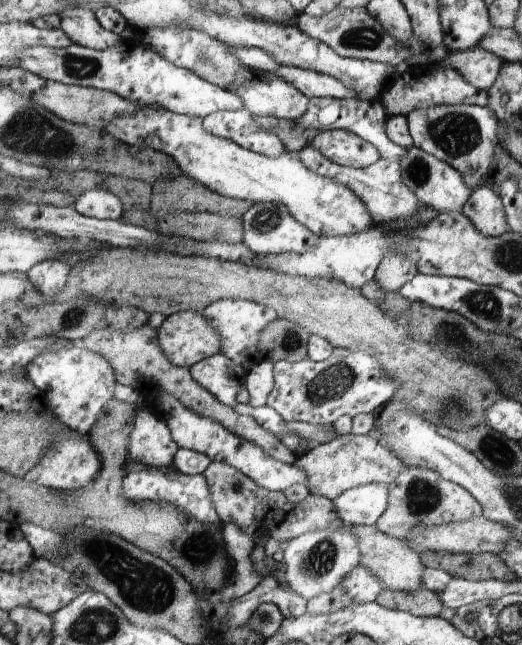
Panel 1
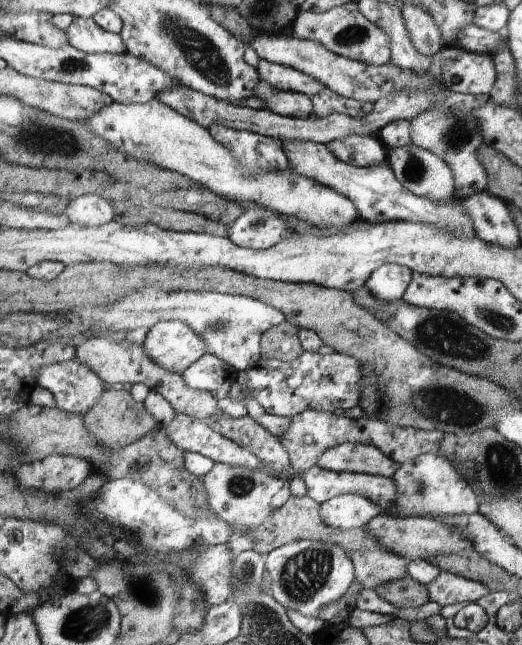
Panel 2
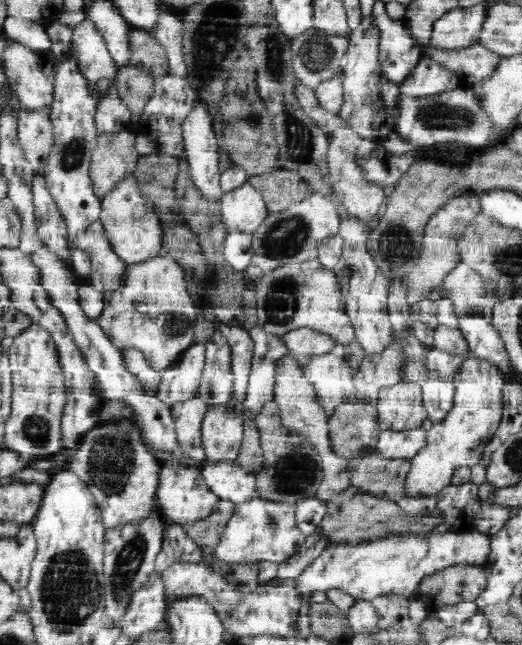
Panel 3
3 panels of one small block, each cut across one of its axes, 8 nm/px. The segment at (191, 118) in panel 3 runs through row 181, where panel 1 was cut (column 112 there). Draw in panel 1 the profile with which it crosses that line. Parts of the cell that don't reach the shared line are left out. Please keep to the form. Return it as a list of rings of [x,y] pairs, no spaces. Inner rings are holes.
[[[90,190],[76,199],[73,206],[77,212],[97,219],[120,220],[123,216],[123,202],[119,196],[108,190]]]

